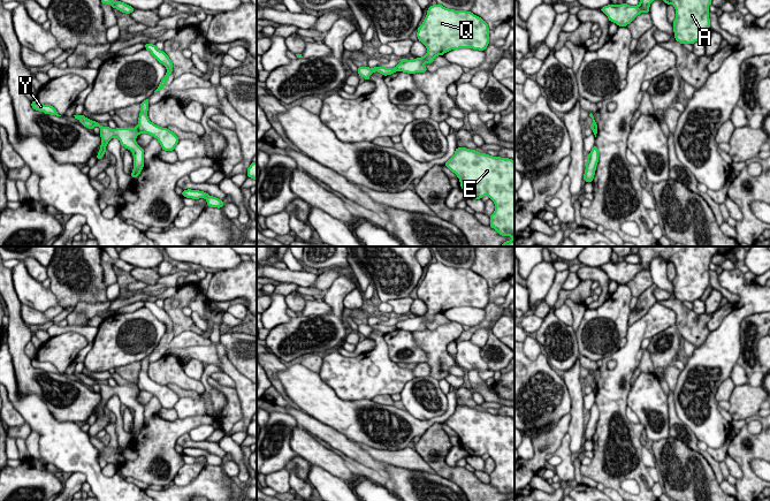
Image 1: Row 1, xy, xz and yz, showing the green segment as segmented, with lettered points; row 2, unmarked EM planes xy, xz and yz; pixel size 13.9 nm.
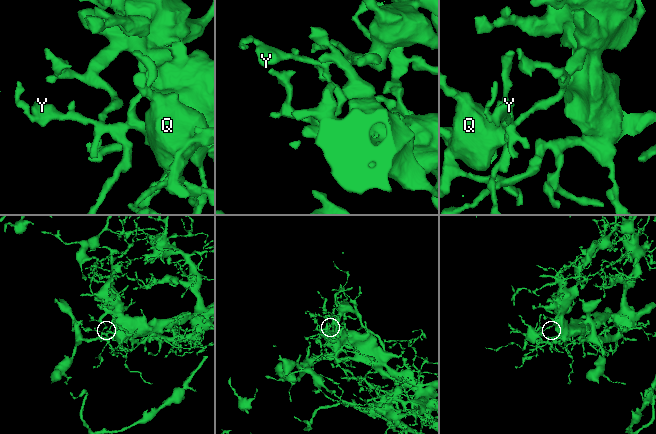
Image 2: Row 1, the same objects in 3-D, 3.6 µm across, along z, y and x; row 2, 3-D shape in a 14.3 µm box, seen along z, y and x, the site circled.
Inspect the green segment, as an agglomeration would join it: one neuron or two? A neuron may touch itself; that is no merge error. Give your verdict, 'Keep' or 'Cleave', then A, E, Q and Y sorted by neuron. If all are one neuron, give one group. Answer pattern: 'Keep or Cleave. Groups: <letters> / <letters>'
Cleave. Groups: A E Y / Q

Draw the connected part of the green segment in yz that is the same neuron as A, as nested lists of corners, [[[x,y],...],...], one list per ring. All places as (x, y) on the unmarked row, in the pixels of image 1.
[[[640,246],[638,264],[608,263],[601,266],[610,280],[626,284],[641,271],[649,271],[650,261],[661,257],[676,267],[672,281],[676,299],[694,302],[700,299],[710,286],[709,264],[716,253],[726,255],[734,246]]]

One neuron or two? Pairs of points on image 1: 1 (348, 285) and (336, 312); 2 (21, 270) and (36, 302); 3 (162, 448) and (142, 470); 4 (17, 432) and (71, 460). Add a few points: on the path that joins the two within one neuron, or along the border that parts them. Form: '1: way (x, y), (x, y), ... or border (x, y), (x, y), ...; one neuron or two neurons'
1: way (341, 291), (336, 296), (336, 305); one neuron
2: way (21, 278), (32, 294); one neuron
3: way (157, 454), (147, 464); one neuron
4: border (25, 420), (31, 430); two neurons

